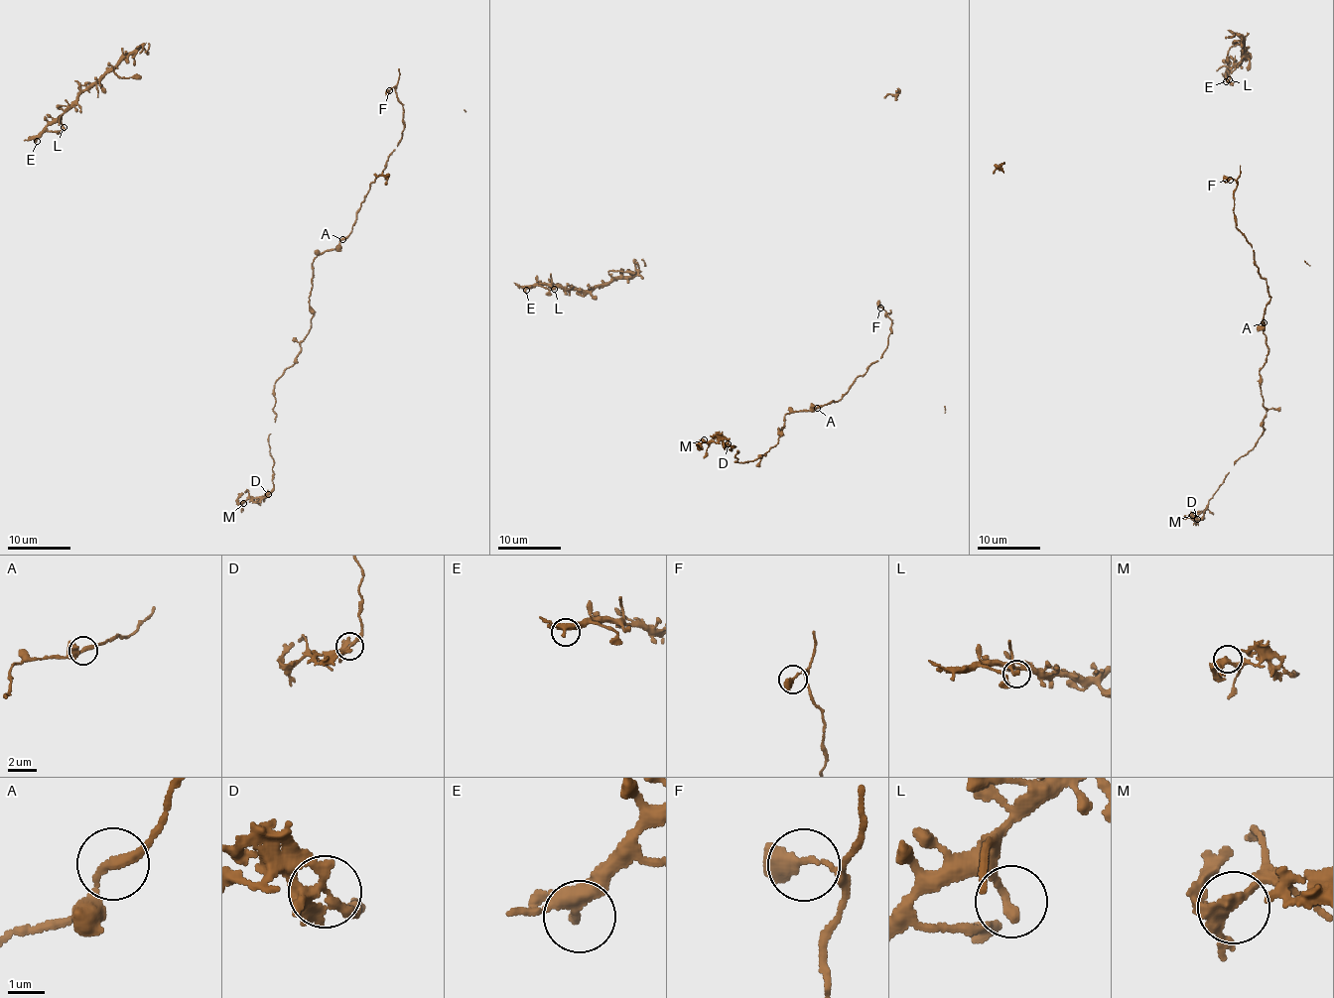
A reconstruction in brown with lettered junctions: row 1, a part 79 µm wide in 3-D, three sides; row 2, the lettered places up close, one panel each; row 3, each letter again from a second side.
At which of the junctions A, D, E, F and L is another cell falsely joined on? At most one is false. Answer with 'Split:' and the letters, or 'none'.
Split: D

